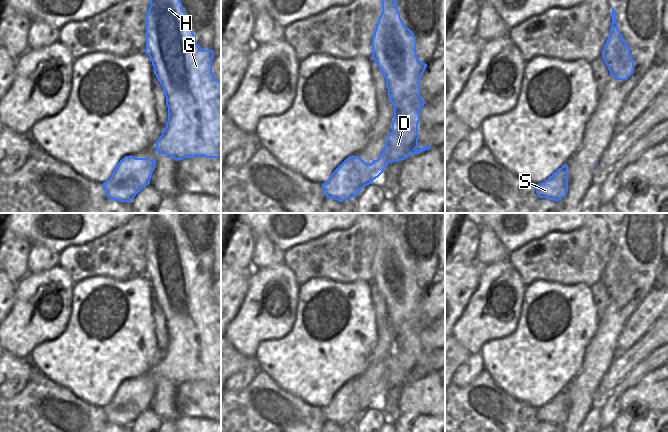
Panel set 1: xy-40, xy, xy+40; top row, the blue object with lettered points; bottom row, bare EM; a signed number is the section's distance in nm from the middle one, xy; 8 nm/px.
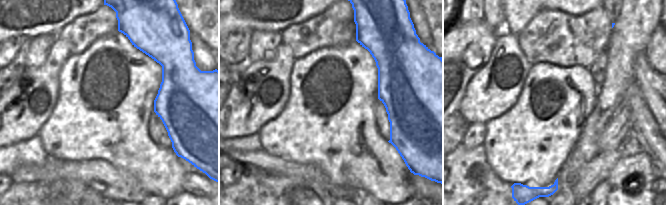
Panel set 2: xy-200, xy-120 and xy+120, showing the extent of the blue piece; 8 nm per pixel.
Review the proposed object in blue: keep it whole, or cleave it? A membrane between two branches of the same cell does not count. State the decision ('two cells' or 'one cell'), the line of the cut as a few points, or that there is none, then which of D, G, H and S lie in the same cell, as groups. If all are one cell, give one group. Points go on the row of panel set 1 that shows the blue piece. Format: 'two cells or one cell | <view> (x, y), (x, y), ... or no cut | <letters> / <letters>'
one cell | no cut | D G H S

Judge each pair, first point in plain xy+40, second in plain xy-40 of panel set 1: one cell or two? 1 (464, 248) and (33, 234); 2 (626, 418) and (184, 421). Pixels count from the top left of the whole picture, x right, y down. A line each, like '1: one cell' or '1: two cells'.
1: two cells
2: one cell

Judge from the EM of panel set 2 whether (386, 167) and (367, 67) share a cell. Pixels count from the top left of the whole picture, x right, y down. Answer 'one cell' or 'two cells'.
one cell

